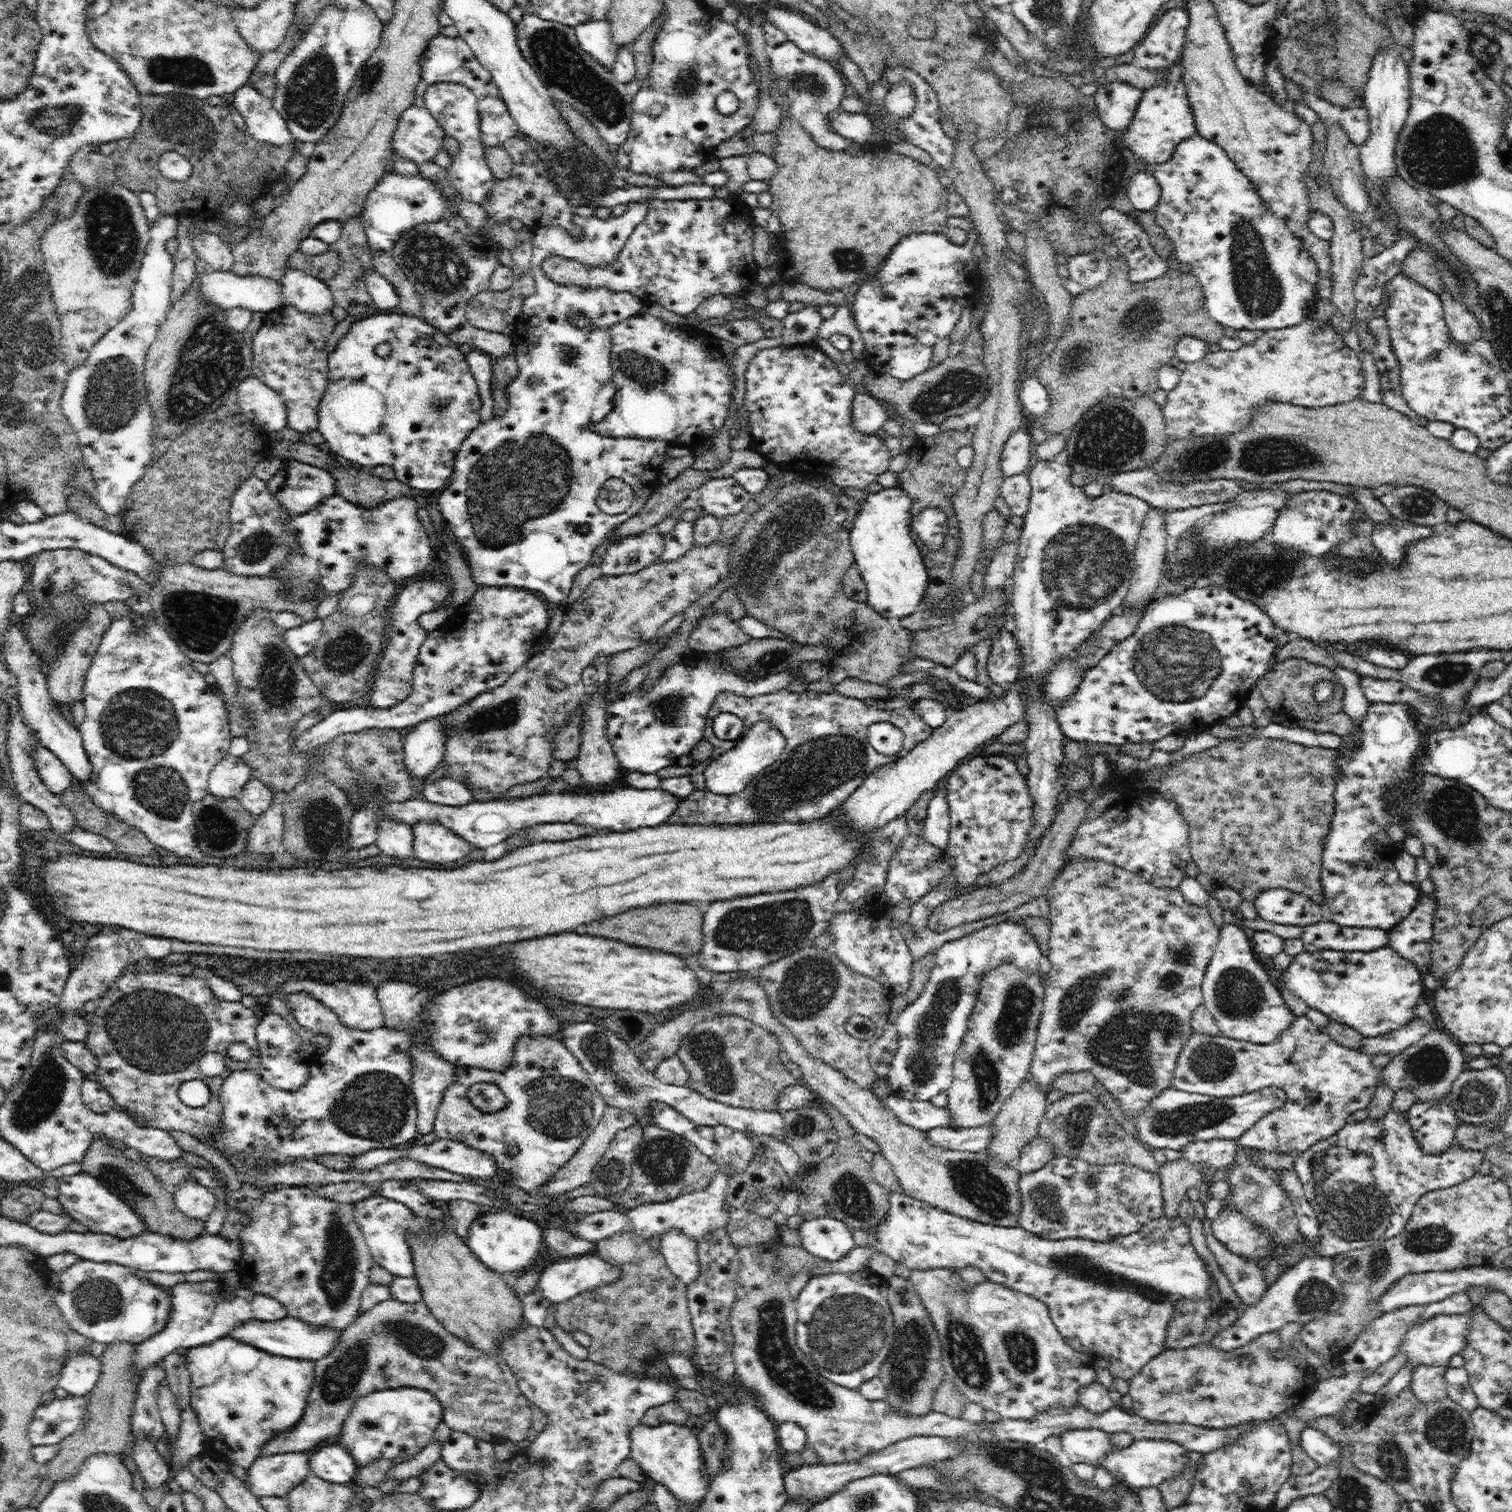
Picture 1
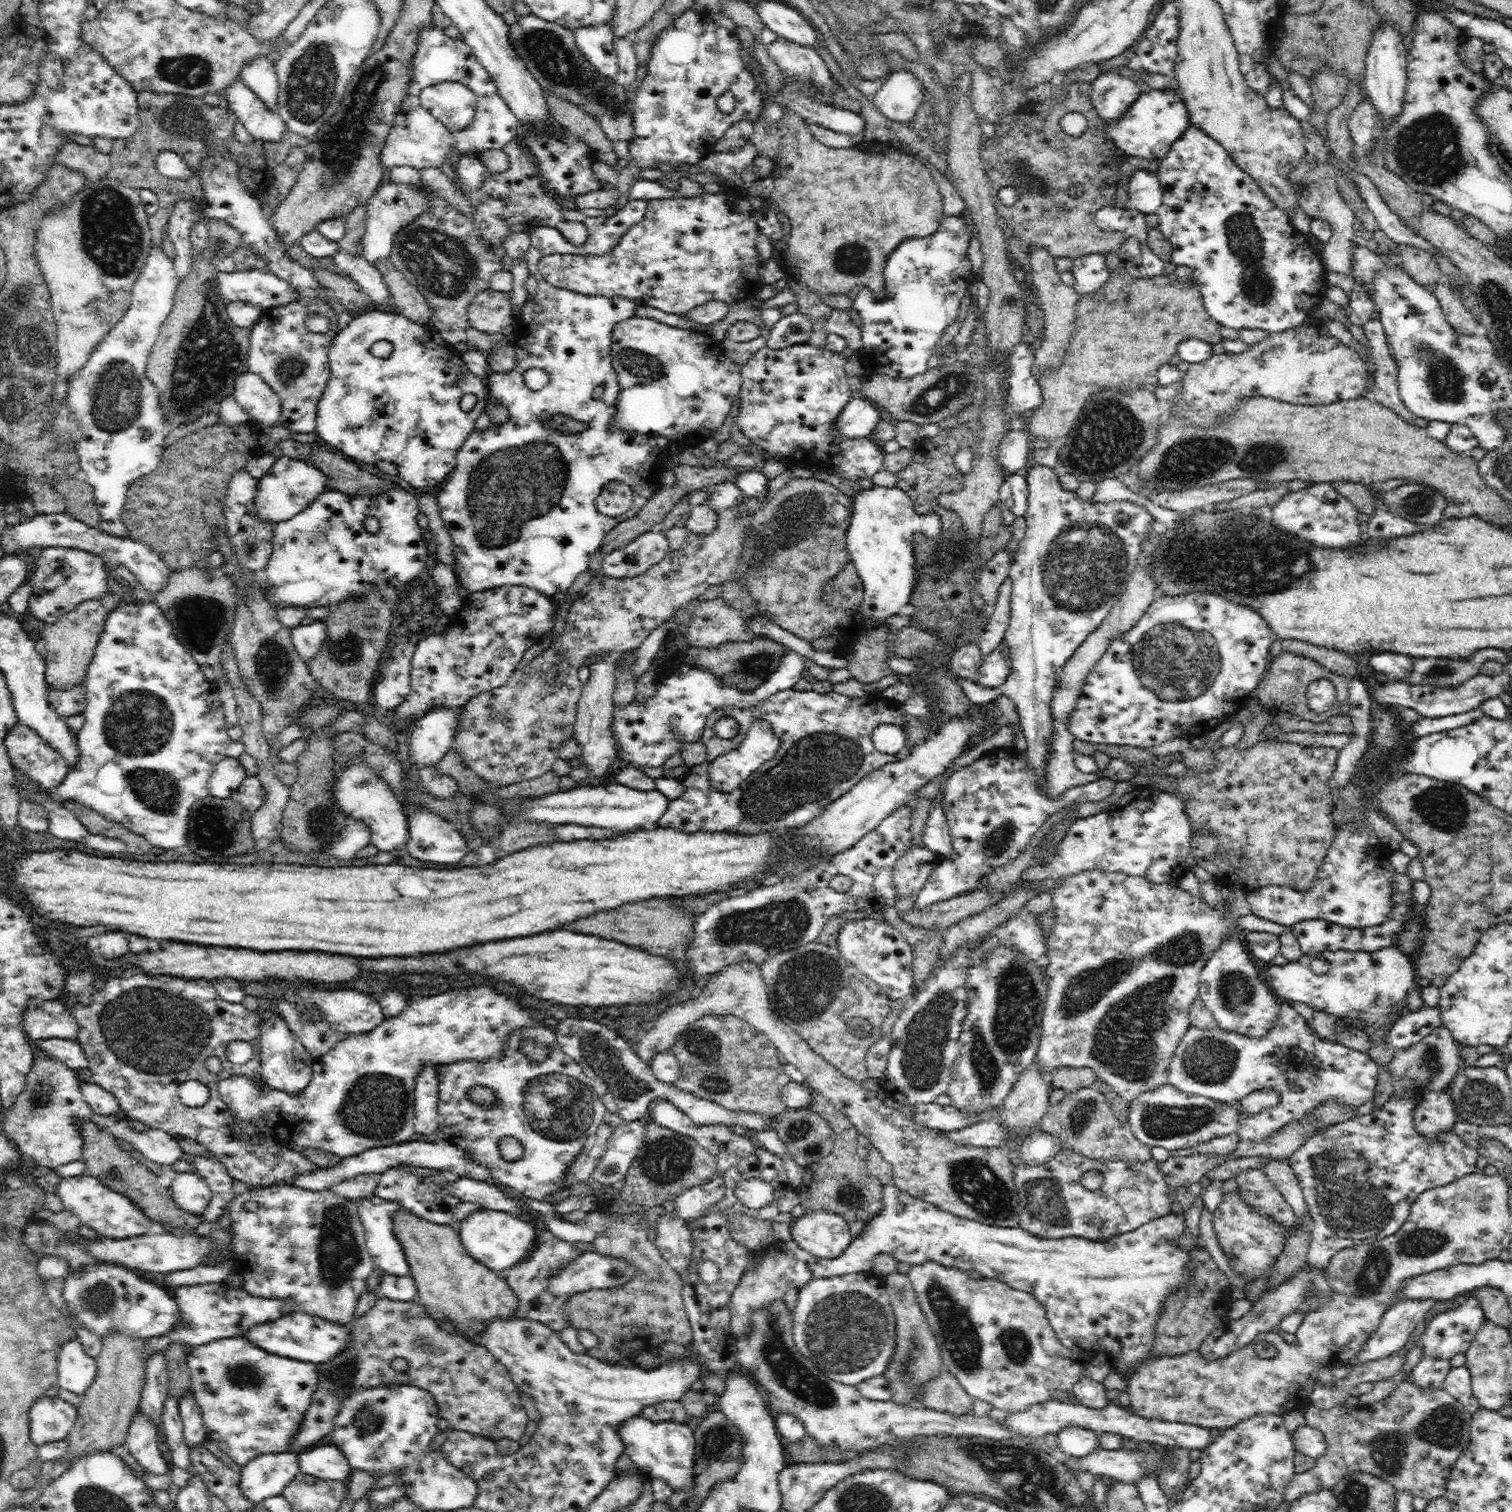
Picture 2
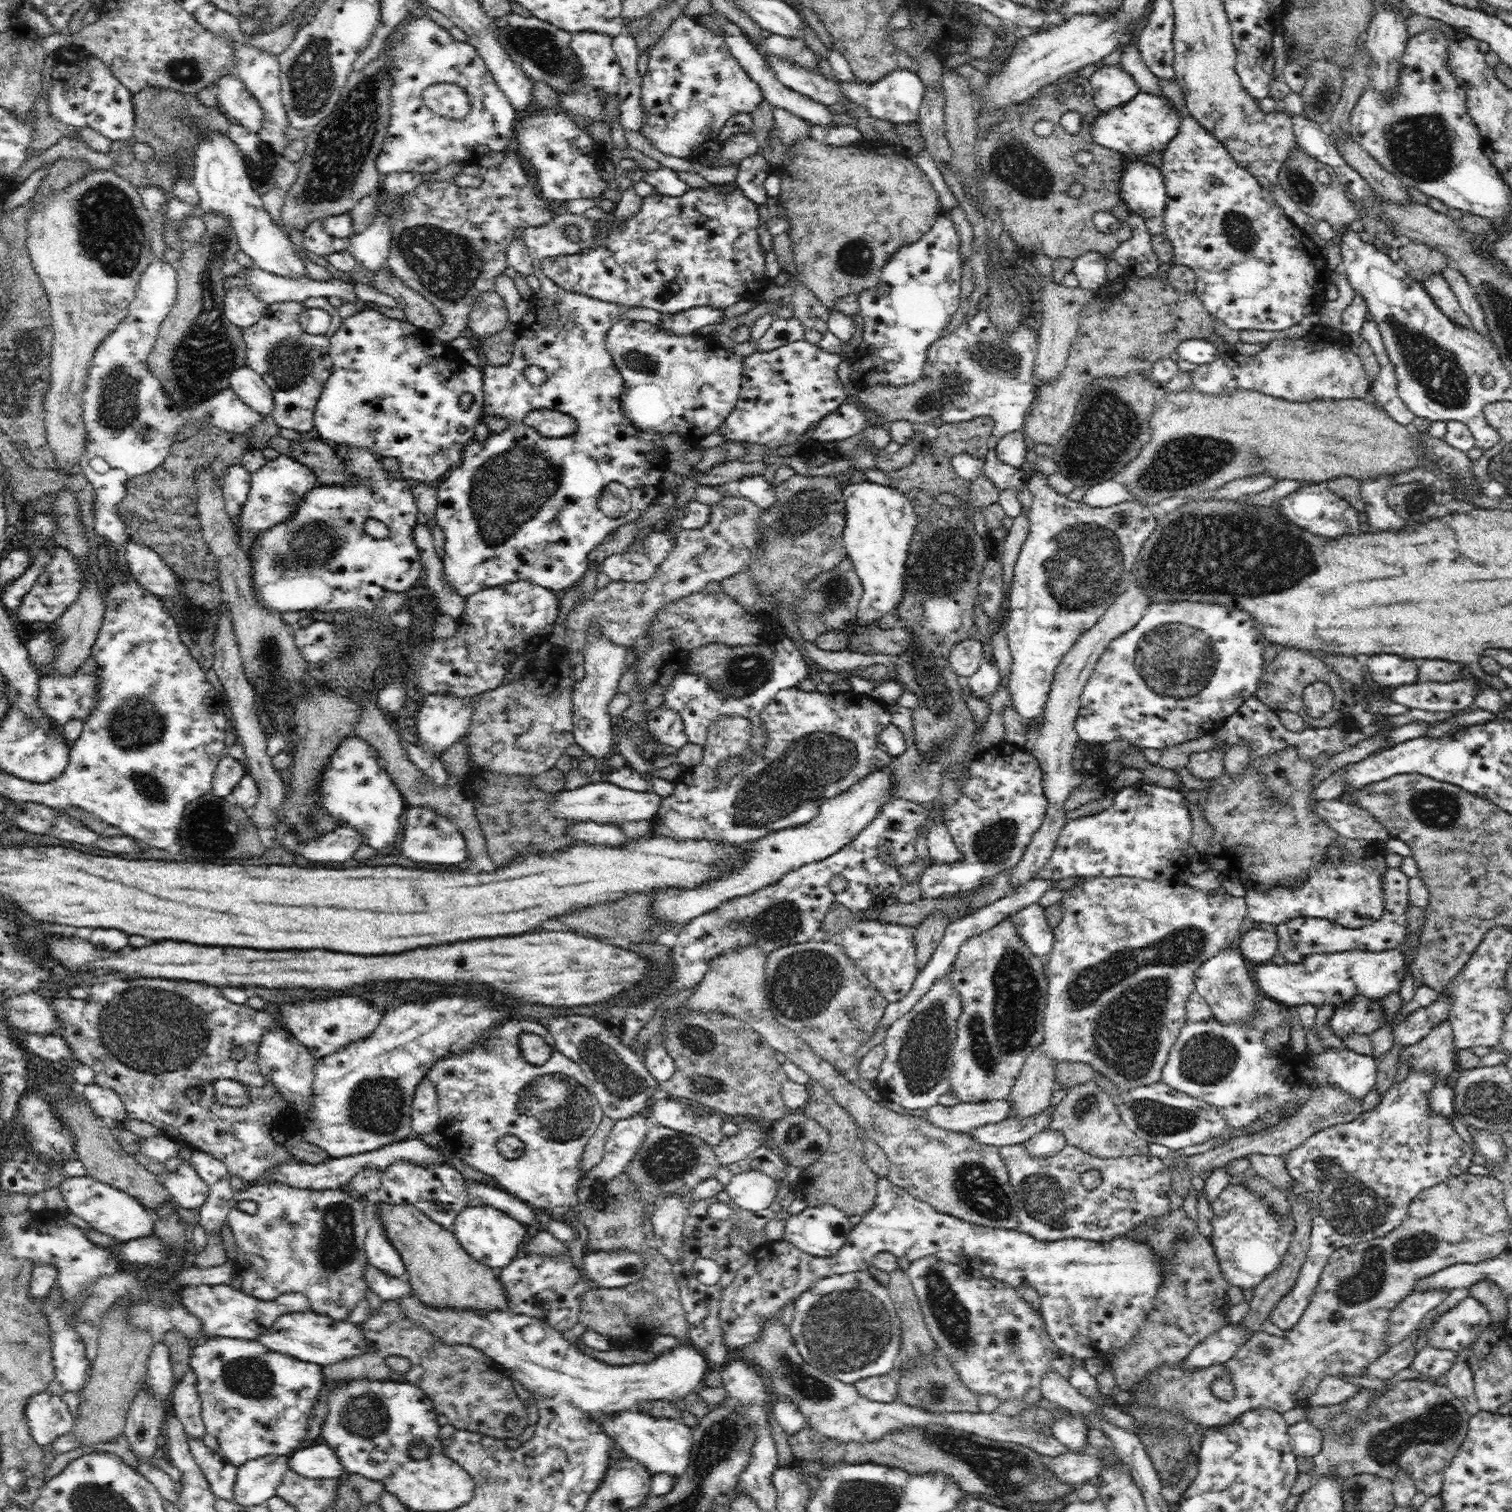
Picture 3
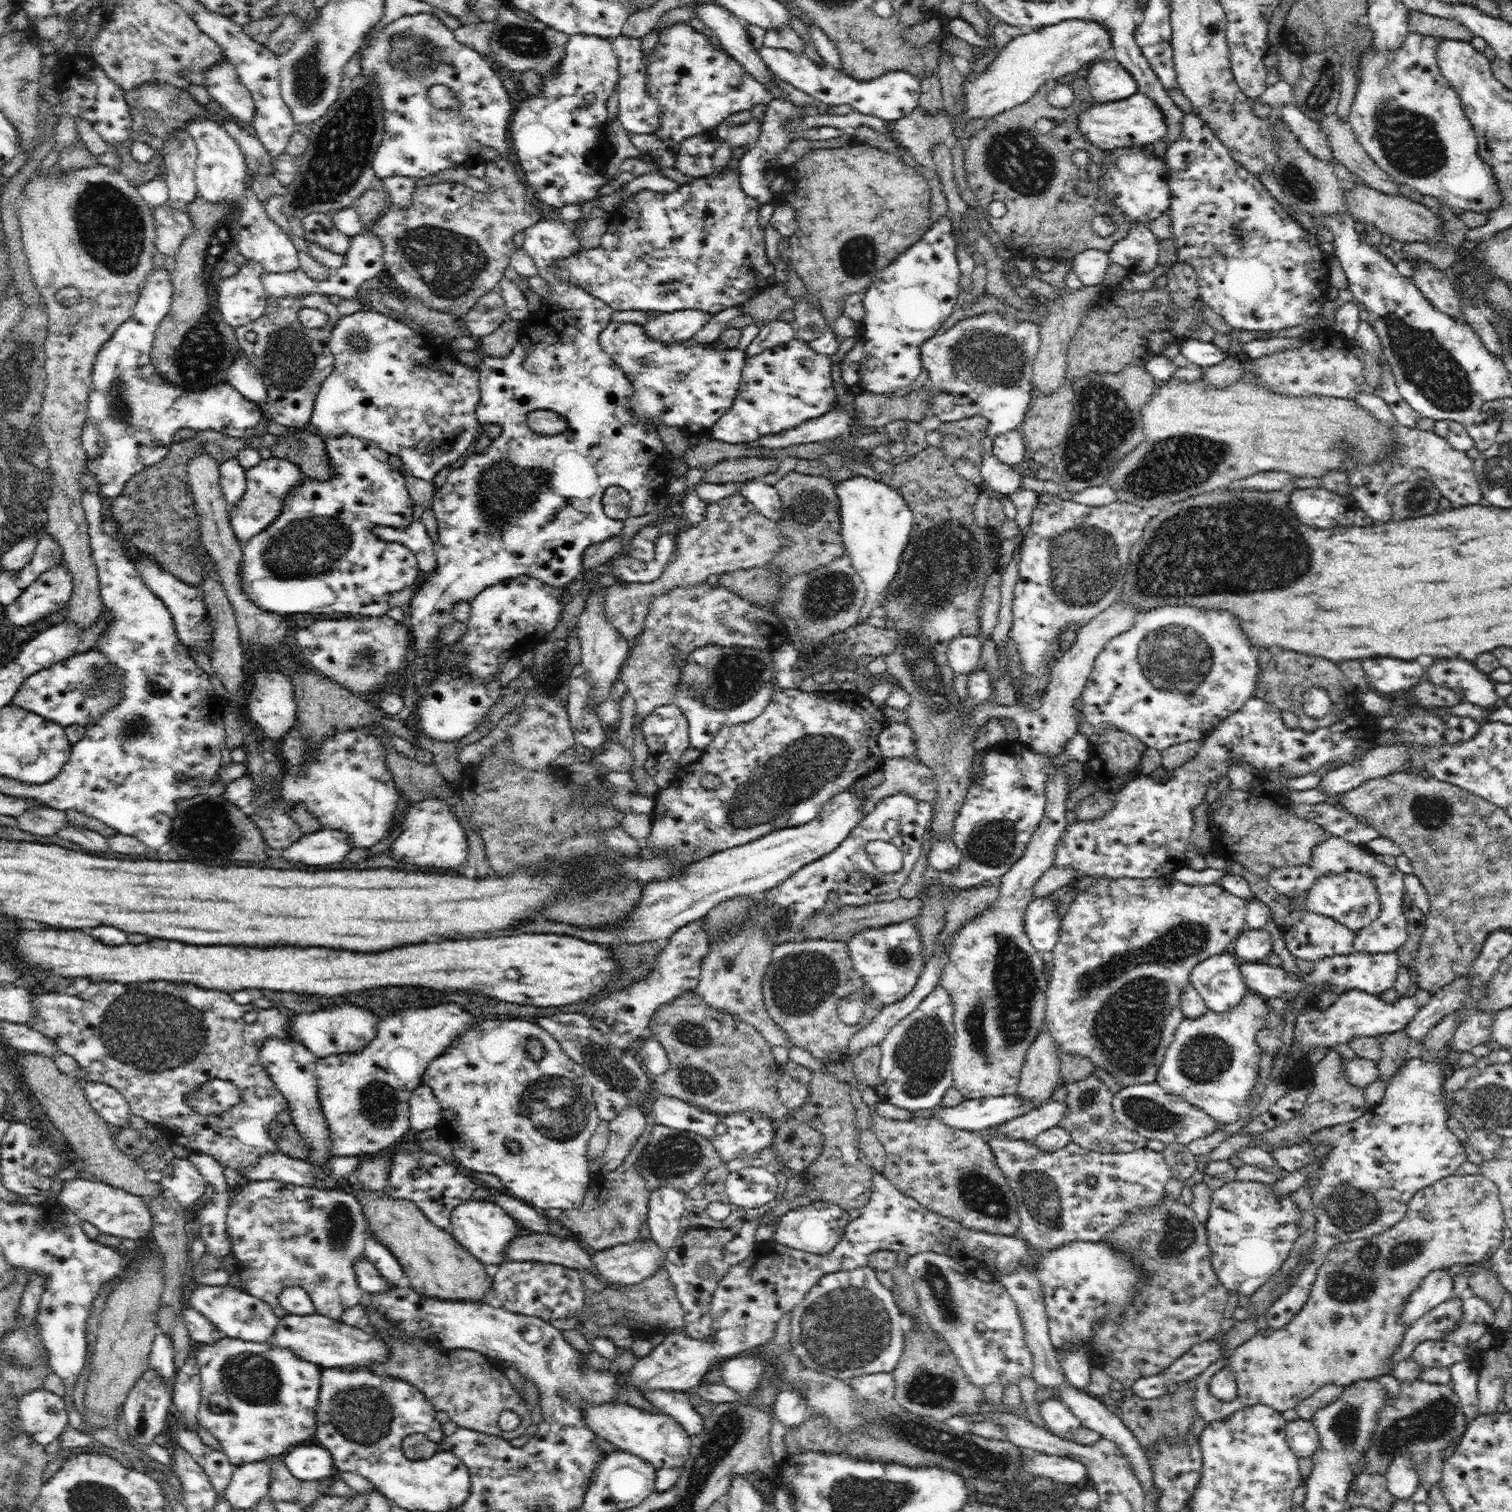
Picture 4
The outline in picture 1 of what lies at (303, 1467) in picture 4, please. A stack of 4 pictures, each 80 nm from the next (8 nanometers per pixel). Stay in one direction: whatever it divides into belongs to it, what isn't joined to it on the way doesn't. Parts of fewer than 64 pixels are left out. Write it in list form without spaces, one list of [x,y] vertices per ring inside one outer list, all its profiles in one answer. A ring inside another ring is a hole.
[[[340,1444],[317,1447],[308,1458],[310,1472],[328,1482],[351,1485],[357,1472],[356,1461]]]

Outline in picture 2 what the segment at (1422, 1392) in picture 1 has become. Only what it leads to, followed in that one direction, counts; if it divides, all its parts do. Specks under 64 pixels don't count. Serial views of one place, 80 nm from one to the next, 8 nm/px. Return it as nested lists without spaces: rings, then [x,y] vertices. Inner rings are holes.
[[[1423,1354],[1421,1361],[1413,1368],[1410,1380],[1425,1390],[1440,1390],[1450,1369],[1450,1358],[1442,1360]]]

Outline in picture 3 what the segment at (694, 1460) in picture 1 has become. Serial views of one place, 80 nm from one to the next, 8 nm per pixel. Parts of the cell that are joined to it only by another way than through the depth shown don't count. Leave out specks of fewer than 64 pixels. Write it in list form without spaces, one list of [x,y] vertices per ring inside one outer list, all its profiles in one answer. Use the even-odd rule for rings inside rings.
[[[626,1410],[602,1420],[602,1429],[606,1435],[614,1439],[628,1457],[637,1460],[654,1475],[665,1472],[674,1478],[686,1472],[690,1462],[690,1450],[693,1446],[691,1429],[677,1419],[654,1418],[640,1410]]]

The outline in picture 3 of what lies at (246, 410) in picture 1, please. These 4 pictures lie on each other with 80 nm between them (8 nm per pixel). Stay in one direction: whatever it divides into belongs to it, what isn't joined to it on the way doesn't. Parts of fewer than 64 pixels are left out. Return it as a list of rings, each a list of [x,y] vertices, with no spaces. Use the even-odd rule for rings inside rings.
[[[247,365],[236,368],[230,374],[230,388],[240,397],[240,400],[262,417],[272,415],[274,410],[274,393],[265,384],[260,373]]]

